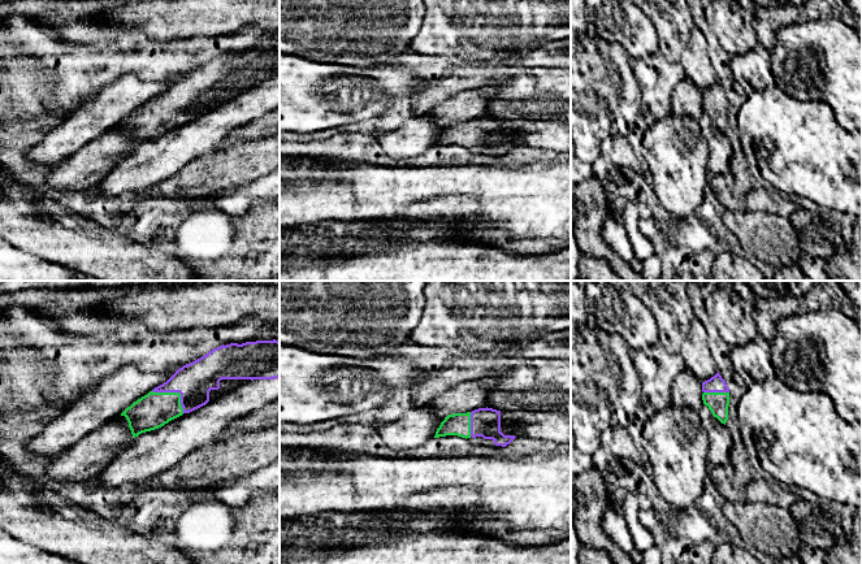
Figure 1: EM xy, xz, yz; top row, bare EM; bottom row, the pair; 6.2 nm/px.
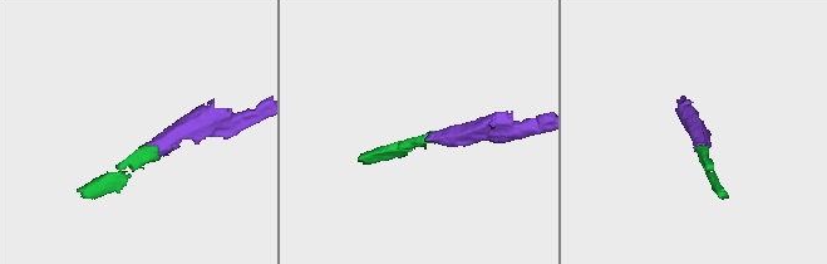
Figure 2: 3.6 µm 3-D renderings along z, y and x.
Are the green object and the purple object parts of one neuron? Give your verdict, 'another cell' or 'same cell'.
same cell

